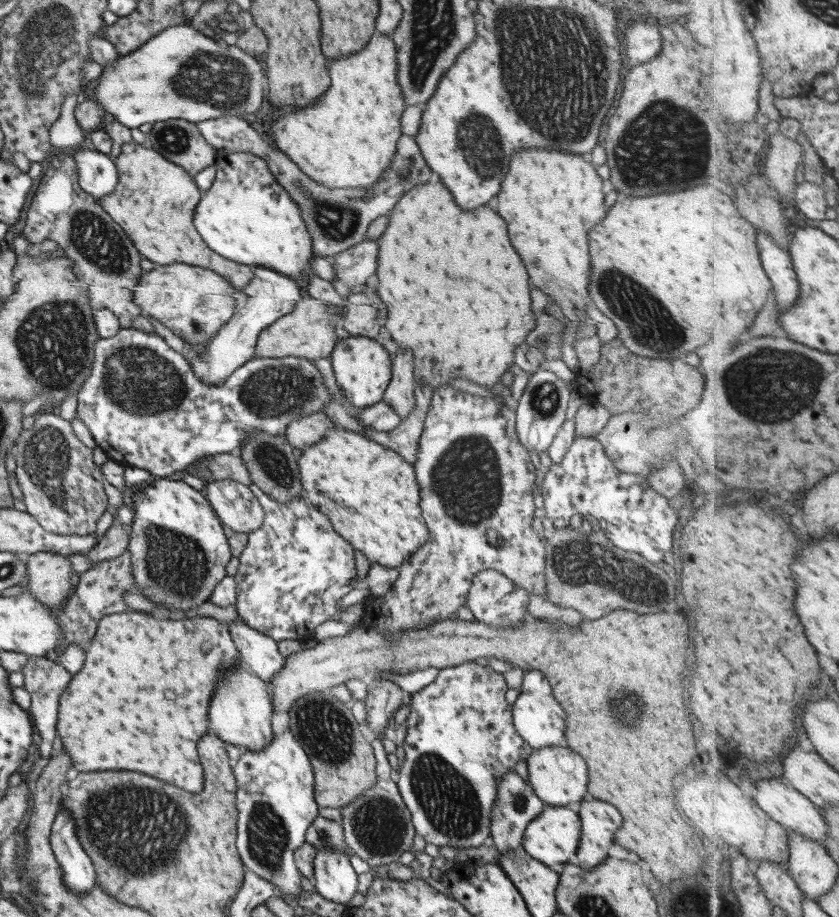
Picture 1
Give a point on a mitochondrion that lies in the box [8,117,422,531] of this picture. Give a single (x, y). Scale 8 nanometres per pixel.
(54, 341)

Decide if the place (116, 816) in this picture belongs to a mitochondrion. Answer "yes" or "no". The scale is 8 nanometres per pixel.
yes

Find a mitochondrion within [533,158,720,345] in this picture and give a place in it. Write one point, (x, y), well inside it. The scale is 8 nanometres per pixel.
(577, 330)

